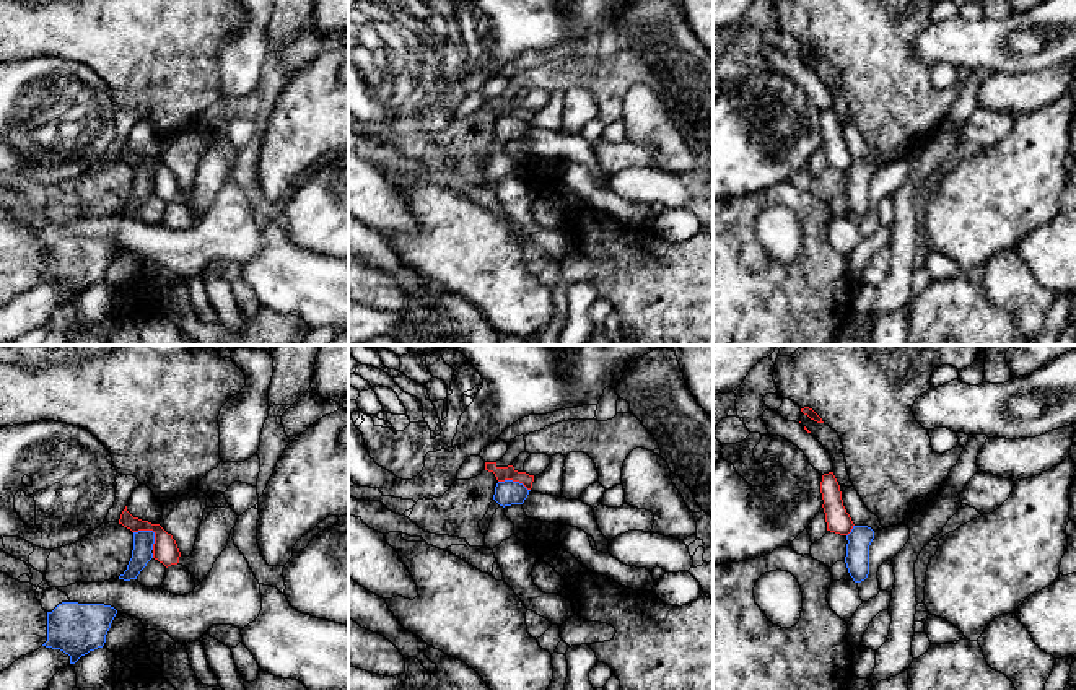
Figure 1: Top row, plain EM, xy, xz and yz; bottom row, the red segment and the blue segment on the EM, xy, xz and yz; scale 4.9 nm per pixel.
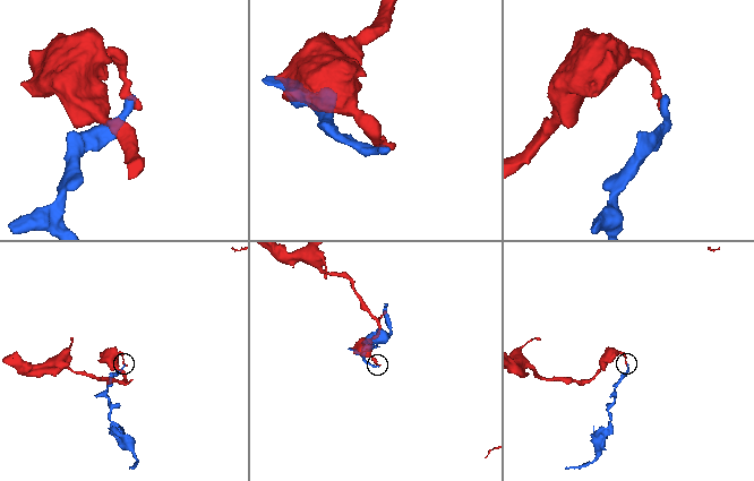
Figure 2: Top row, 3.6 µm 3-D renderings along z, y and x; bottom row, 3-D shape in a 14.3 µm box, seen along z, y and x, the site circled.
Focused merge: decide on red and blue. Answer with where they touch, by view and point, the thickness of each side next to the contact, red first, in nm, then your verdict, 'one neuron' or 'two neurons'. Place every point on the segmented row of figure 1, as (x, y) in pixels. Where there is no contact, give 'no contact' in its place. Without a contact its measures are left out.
meets red in xy at (152, 529); 130 nm thick on the red side, 100 nm on the other; two neurons

